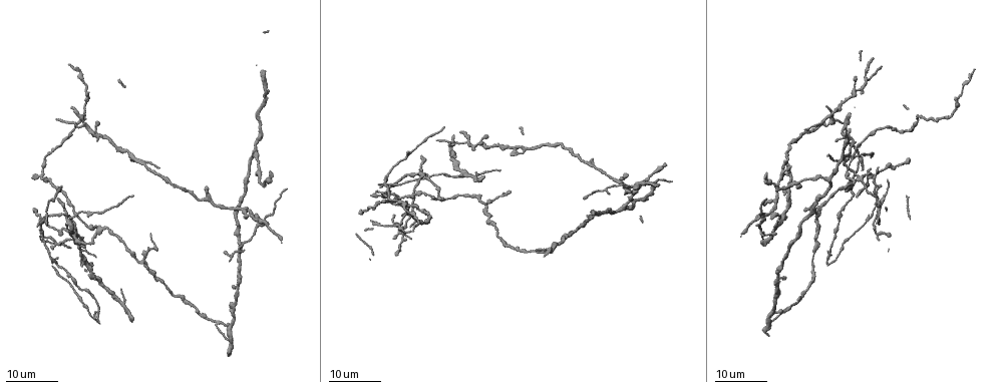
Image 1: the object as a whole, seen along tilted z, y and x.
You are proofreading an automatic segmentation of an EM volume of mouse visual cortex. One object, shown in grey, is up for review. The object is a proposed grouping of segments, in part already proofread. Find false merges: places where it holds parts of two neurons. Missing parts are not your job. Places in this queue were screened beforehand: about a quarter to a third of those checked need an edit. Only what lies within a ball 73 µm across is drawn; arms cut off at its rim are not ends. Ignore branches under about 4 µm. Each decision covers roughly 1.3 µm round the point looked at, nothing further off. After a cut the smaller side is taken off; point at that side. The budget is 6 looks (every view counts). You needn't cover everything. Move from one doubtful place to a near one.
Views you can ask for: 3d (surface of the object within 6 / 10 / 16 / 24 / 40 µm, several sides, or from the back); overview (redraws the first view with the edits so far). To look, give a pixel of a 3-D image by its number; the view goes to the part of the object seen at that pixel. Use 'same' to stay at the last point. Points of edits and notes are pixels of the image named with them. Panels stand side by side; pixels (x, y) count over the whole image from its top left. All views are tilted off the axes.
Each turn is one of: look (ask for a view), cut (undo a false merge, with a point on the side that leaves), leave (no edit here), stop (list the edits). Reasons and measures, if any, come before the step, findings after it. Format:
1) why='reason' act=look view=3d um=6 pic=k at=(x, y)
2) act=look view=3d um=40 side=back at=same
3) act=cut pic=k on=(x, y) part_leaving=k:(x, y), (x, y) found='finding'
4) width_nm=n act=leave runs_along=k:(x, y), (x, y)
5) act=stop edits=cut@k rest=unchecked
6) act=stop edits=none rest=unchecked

why='looks like a crossing' act=look view=3d um=16 pic=1 at=(96, 135)

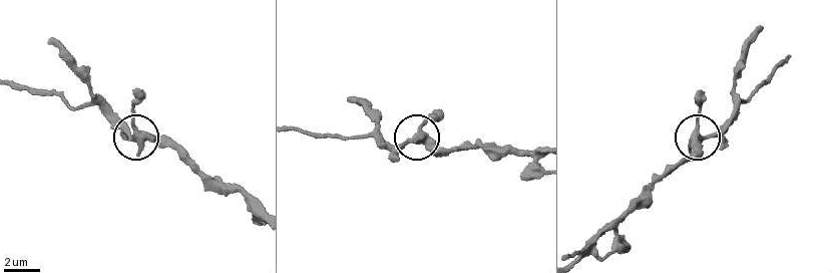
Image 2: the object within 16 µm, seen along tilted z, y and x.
why='closer look' act=look view=3d um=10 pic=2 at=(421, 134)

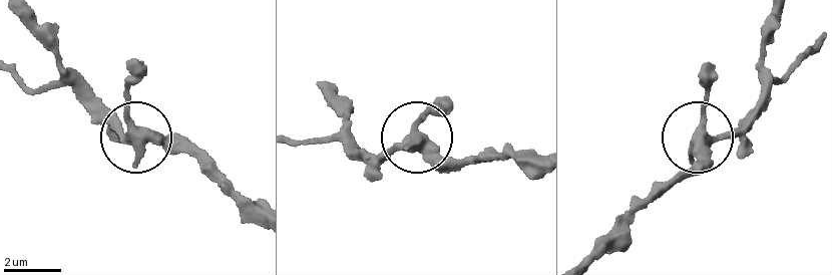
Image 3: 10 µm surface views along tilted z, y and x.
act=leave runs_along=3:(256, 211), (205, 178), (185, 152), (119, 134), (98, 116) found='one neuron here'

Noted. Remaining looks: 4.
why='four arms meet' act=look view=3d um=24 pic=1 at=(852, 155)

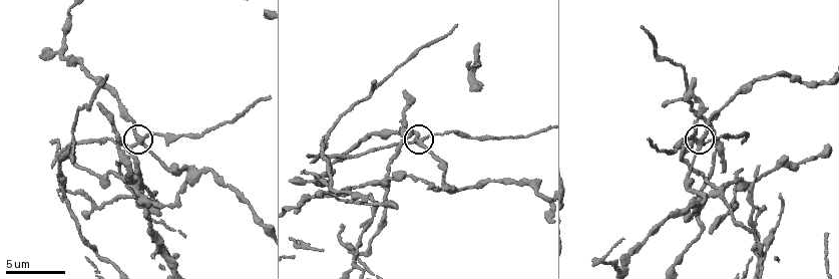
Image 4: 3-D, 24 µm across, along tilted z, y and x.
act=look view=3d um=10 pic=4 at=(418, 141)

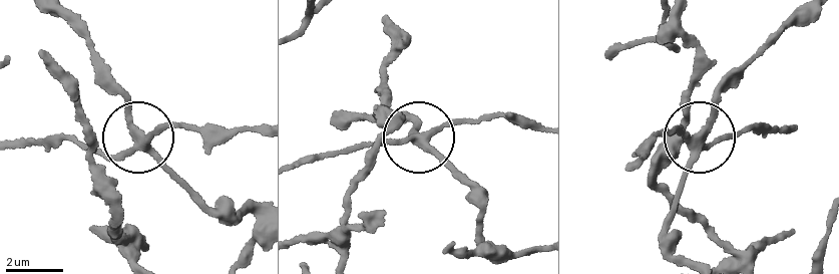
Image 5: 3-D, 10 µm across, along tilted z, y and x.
arms=4 act=cut pic=5 on=(164, 123) found='a second neuron is stuck on'

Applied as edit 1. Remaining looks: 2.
why='arms part here' act=look view=3d um=16 pic=1 at=(633, 188)

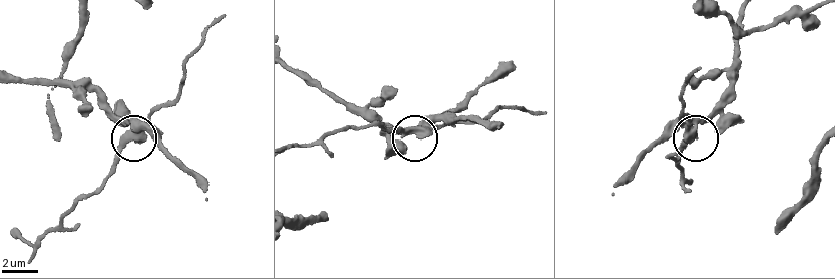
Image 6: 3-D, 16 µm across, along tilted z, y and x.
act=look view=3d um=10 pic=6 at=(409, 129)

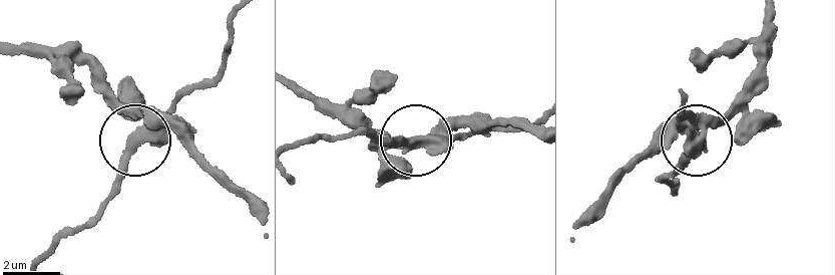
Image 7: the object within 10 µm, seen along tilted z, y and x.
side_arm_um=13 act=cut pic=7 on=(123, 162) part_leaving=7:(152, 134), (107, 204), (40, 262) found='a second neuron is stuck on'

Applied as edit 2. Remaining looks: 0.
act=stop edits=cut@5,cut@7 rest=unchecked

